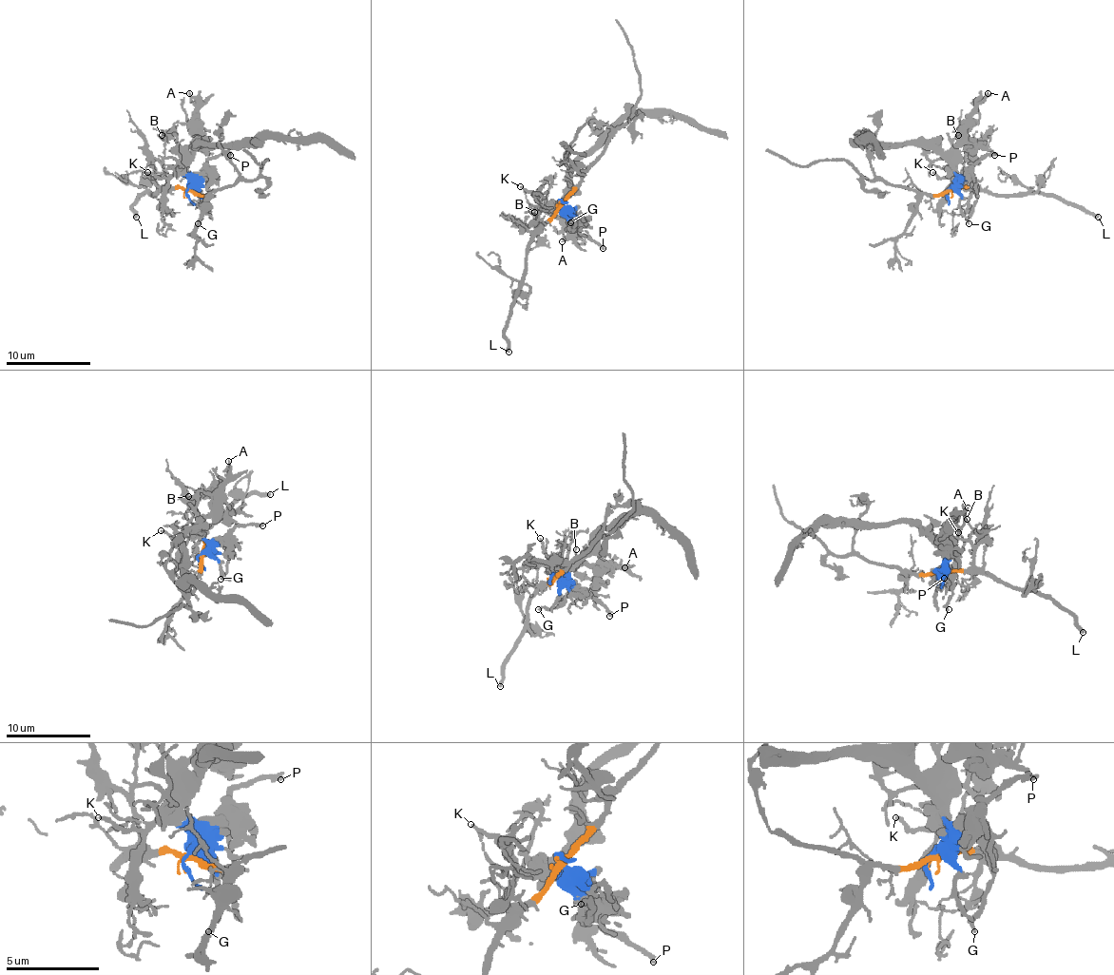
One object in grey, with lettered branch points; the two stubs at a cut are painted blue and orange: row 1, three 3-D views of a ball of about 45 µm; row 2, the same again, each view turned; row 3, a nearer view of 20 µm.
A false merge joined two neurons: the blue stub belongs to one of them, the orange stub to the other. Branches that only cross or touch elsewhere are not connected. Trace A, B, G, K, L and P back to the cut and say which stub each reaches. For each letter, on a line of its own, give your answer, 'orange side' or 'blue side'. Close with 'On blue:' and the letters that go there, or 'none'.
A: blue side
B: orange side
G: blue side
K: blue side
L: orange side
P: blue side
On blue: A, G, K, P

